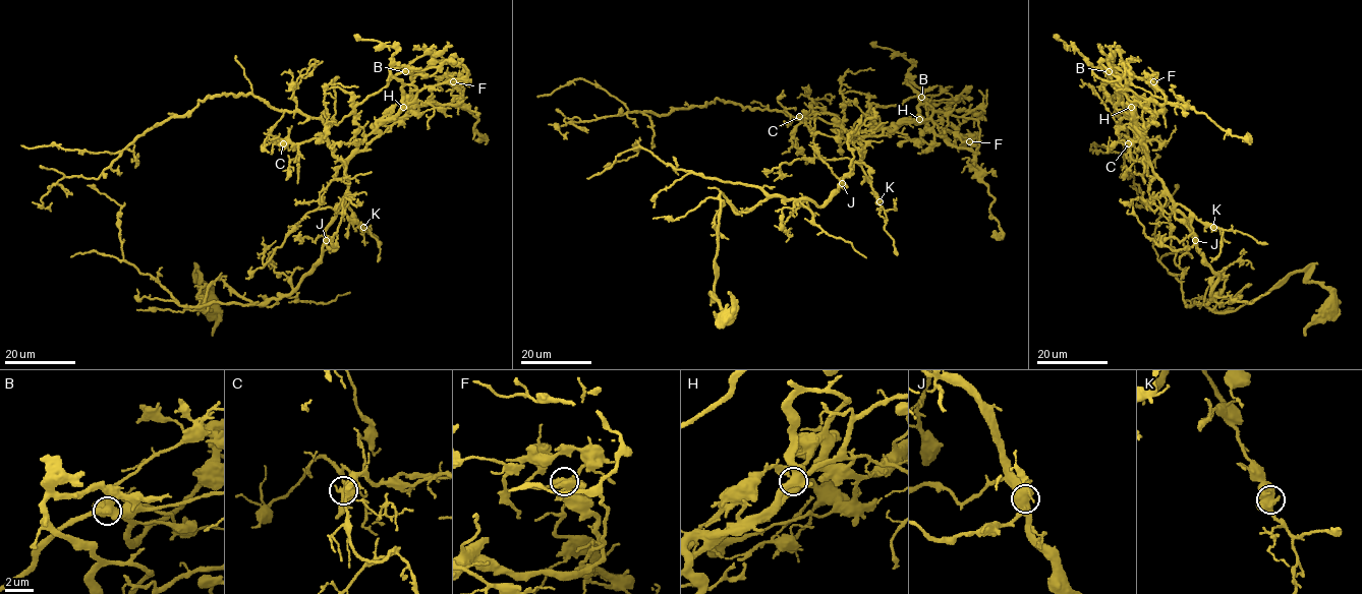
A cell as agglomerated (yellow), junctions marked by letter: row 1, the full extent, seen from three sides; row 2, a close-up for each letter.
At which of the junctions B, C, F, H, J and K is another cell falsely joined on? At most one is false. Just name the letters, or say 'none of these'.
B

